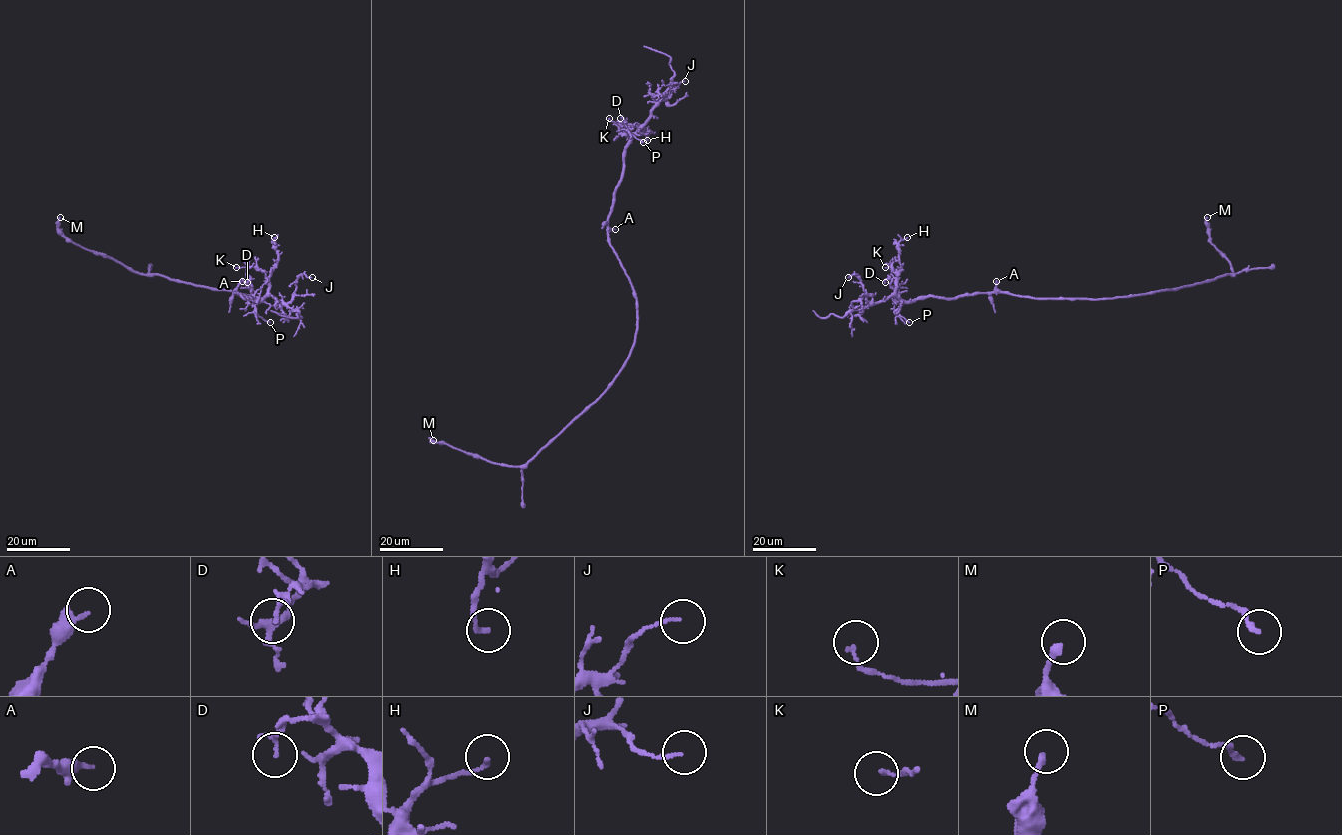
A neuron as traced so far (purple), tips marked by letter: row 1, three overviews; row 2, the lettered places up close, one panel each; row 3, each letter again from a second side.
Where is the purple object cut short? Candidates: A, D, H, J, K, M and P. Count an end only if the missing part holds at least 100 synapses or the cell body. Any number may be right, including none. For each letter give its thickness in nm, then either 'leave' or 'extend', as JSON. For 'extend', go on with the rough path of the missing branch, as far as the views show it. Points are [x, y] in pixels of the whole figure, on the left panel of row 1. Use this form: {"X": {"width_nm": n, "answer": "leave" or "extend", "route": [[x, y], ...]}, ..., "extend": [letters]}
{"A": {"width_nm": 280, "answer": "leave"}, "D": {"width_nm": 130, "answer": "leave"}, "H": {"width_nm": 160, "answer": "leave"}, "J": {"width_nm": 100, "answer": "leave"}, "K": {"width_nm": 110, "answer": "leave"}, "M": {"width_nm": 200, "answer": "leave"}, "P": {"width_nm": 180, "answer": "leave"}, "extend": []}

